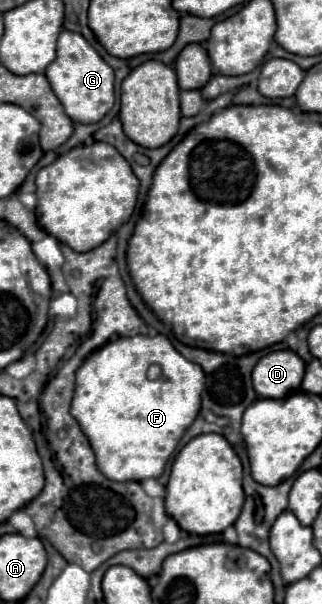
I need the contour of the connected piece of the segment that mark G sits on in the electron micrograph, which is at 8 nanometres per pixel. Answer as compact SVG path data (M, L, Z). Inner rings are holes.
M63 29L57 39L57 59L45 71L57 99L65 113L75 123L97 123L115 103L113 69L99 57L99 53L85 41L81 33Z

